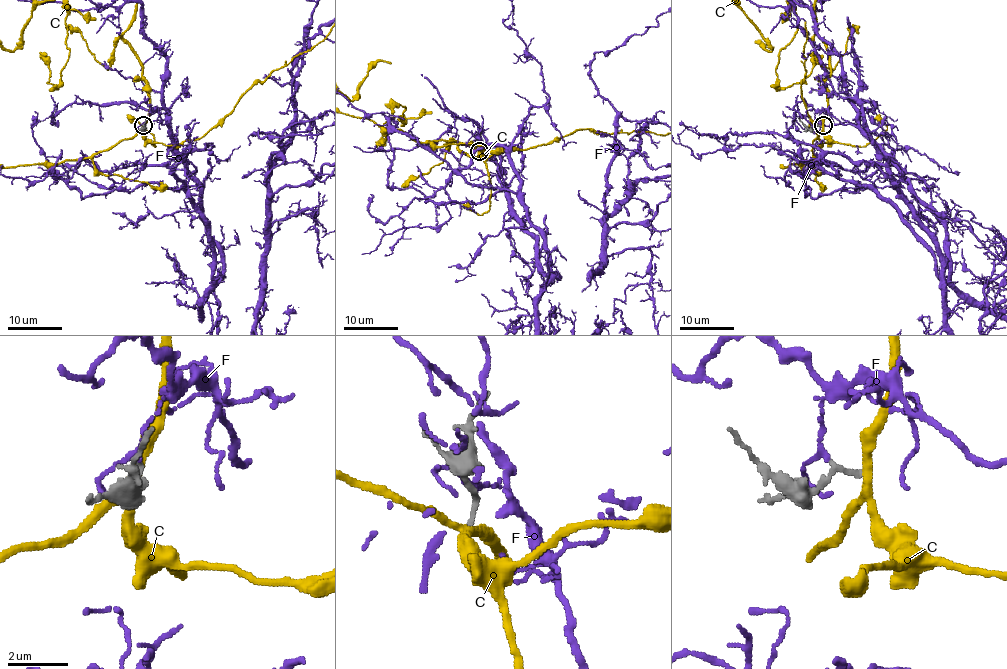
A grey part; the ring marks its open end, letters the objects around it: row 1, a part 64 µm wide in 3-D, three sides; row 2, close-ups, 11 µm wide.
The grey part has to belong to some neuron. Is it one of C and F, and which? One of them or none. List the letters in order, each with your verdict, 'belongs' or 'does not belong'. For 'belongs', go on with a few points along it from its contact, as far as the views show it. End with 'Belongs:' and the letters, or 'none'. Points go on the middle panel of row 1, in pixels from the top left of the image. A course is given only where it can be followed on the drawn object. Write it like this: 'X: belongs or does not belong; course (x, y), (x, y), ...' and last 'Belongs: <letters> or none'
C: does not belong
F: does not belong
Belongs: none

